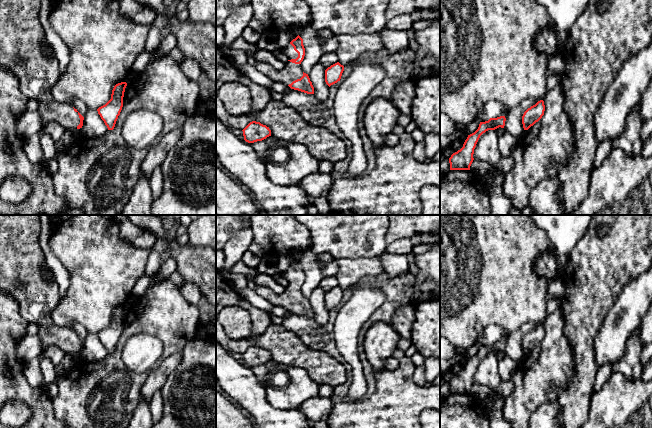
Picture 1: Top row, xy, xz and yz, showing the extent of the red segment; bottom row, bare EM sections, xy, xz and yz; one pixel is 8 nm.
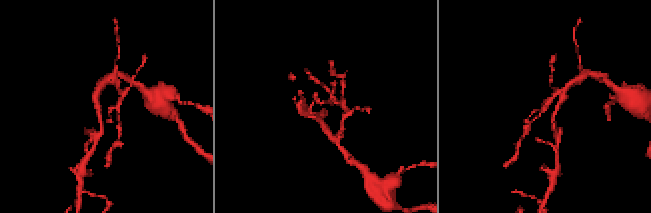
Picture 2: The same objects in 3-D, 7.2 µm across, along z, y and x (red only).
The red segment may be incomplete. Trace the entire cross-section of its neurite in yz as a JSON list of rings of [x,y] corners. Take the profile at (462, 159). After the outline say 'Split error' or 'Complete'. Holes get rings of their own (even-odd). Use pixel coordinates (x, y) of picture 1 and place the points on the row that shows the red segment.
[[[500,116],[497,118],[490,118],[485,122],[480,122],[478,129],[474,133],[468,135],[463,147],[453,153],[449,158],[450,170],[470,170],[470,166],[474,160],[474,149],[480,136],[488,130],[495,130],[499,127],[504,128],[505,121],[505,116]]]. Complete

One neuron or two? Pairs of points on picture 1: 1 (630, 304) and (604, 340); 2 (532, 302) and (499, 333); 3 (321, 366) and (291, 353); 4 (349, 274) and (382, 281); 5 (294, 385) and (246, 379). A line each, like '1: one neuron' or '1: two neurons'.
1: one neuron
2: two neurons
3: one neuron
4: two neurons
5: two neurons

